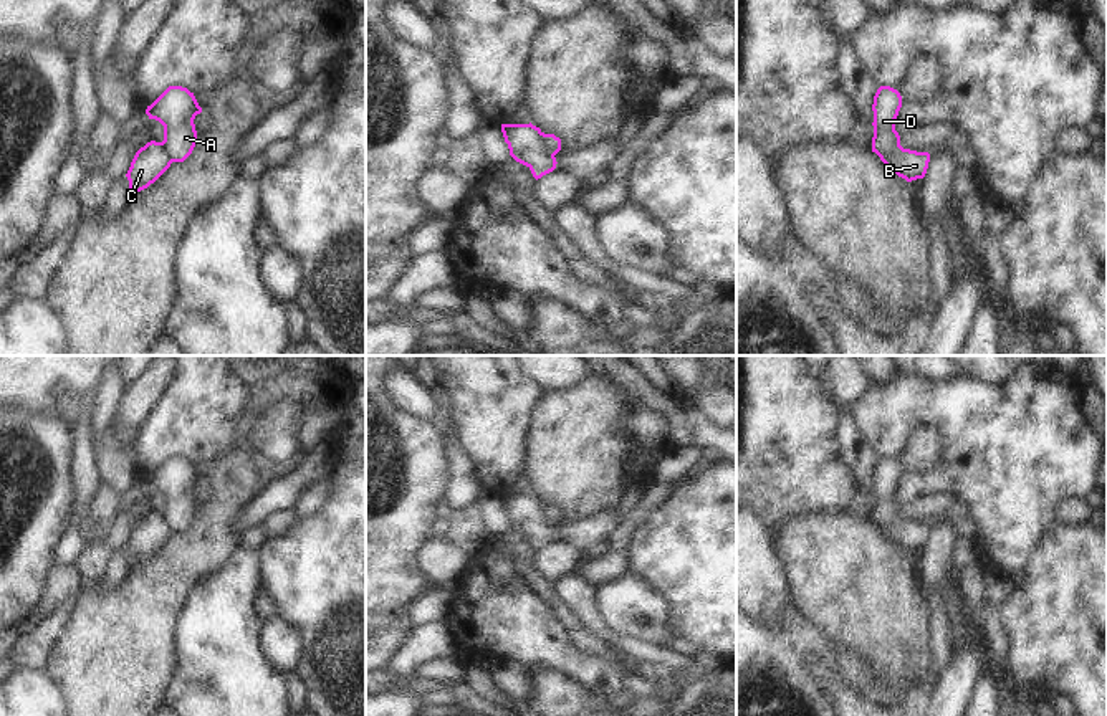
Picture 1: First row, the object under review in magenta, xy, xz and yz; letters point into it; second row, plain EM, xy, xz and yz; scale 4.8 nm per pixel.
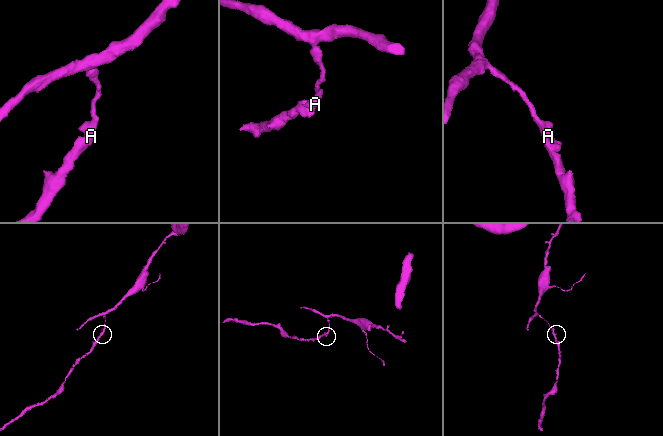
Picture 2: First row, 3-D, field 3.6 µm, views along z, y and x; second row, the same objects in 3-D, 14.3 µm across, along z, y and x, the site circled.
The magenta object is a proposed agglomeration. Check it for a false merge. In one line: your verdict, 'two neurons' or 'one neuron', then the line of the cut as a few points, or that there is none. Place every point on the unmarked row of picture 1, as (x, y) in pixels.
two neurons | xz (540, 503), (541, 515), (553, 528)

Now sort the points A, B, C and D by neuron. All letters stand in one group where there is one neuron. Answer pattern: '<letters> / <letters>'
A D / B C

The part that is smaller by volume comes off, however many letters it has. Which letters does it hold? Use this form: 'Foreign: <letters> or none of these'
Foreign: B, C.

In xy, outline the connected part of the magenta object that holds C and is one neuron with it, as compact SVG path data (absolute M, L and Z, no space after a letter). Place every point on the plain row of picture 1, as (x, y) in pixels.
M151 511L141 518L126 544L131 566L154 554L170 534L172 531L167 527L161 513Z

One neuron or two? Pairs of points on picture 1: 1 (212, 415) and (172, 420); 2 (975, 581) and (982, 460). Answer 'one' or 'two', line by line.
1: one
2: two

